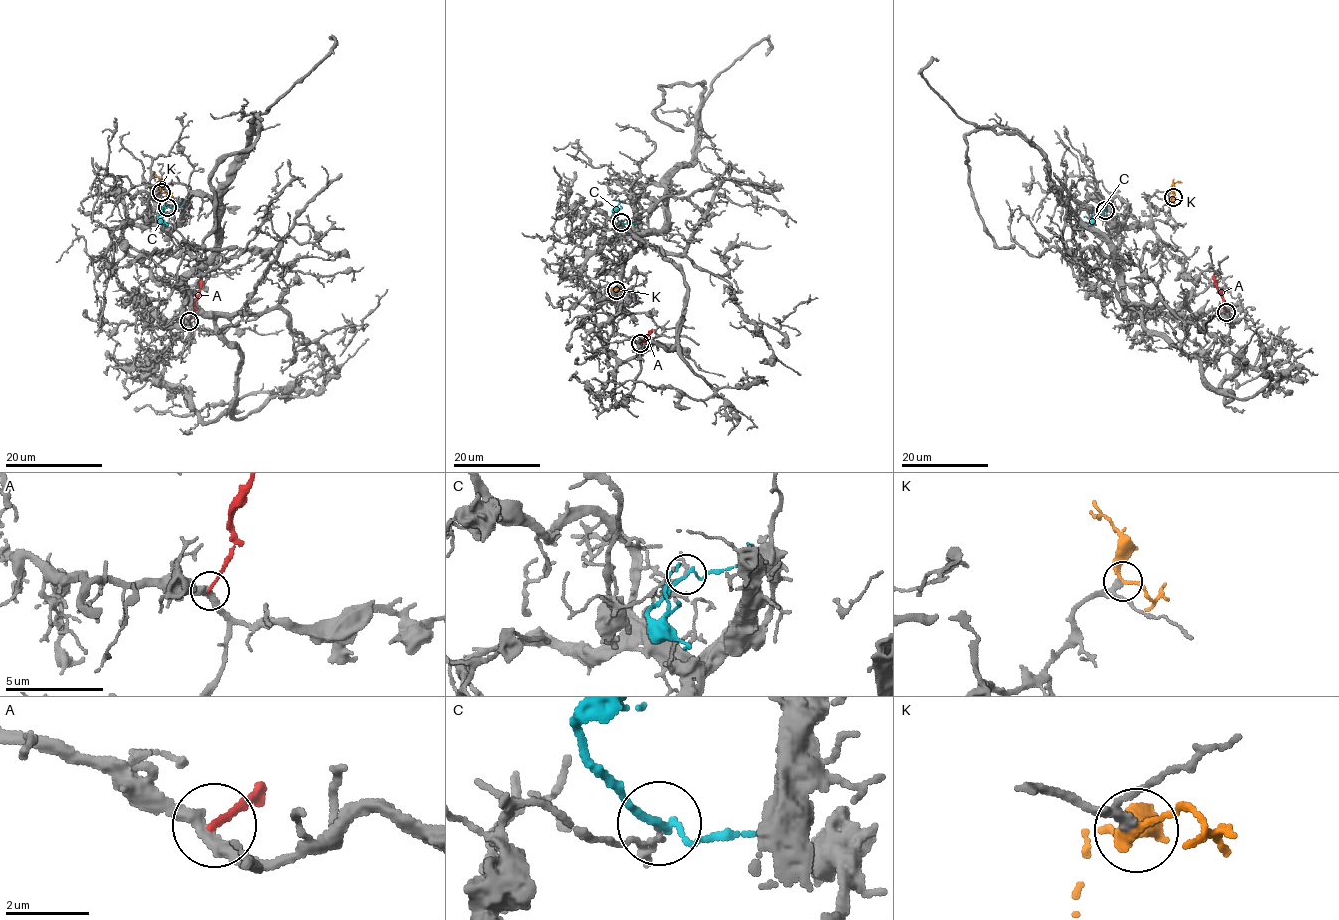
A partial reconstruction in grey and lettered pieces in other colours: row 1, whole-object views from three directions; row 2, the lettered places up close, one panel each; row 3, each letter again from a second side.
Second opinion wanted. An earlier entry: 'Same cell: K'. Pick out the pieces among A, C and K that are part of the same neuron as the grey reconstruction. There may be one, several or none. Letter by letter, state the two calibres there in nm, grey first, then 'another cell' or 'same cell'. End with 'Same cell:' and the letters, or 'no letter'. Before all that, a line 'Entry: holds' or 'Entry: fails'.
Entry: holds
A: calibres 320 and 150 nm; another cell
C: calibres 90 and 160 nm; another cell
K: calibres 180 and 200 nm; same cell
Same cell: K

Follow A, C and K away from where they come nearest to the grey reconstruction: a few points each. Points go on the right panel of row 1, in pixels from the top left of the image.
A: (1226, 312), (1213, 274)
C: (1104, 209), (1094, 219), (1092, 207)
K: (1173, 196), (1173, 182), (1182, 182)

